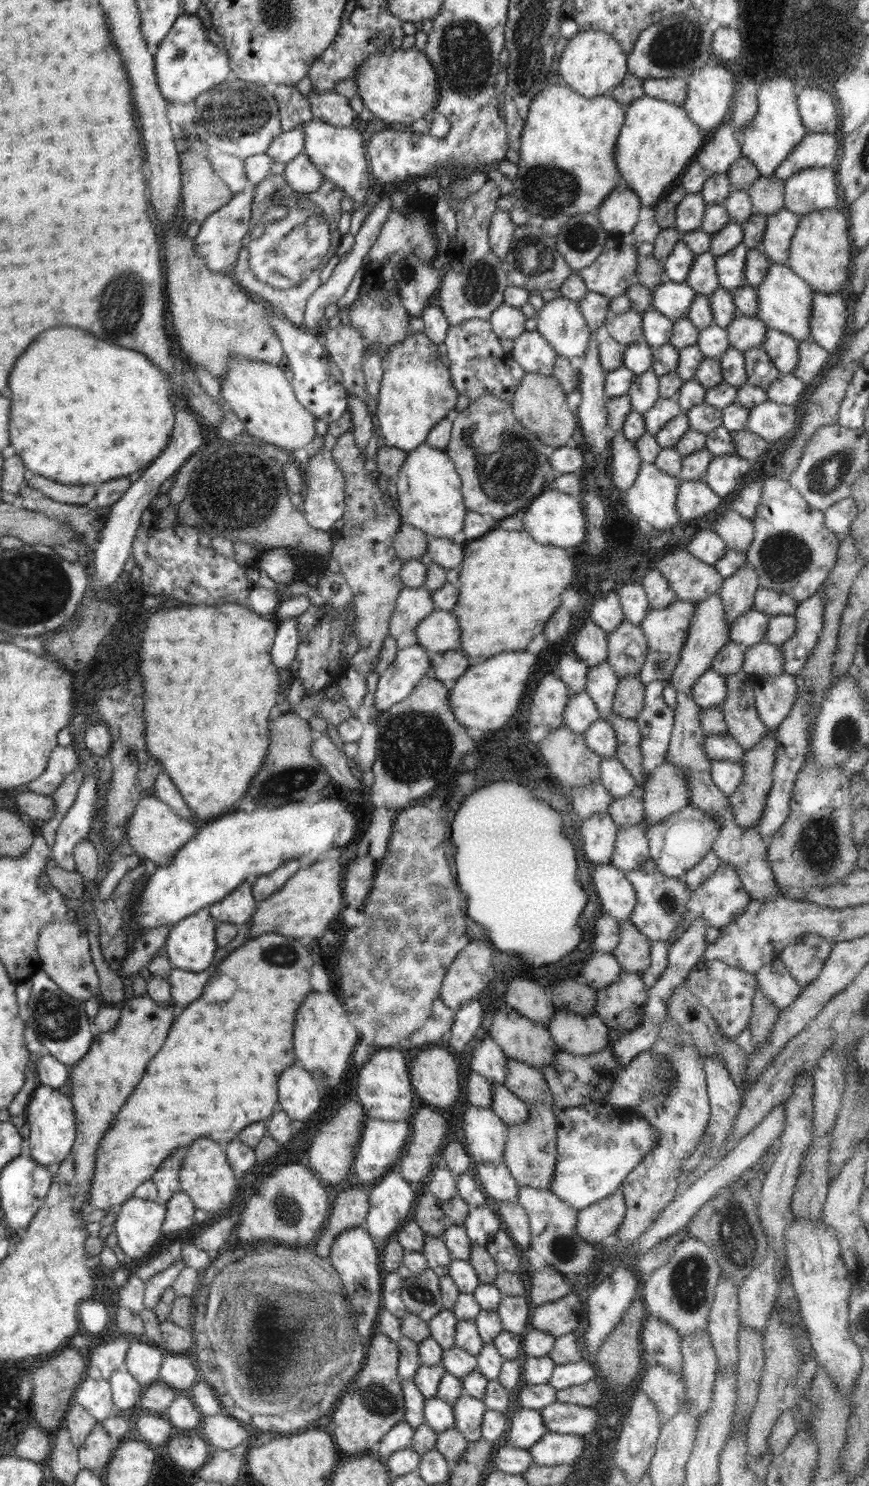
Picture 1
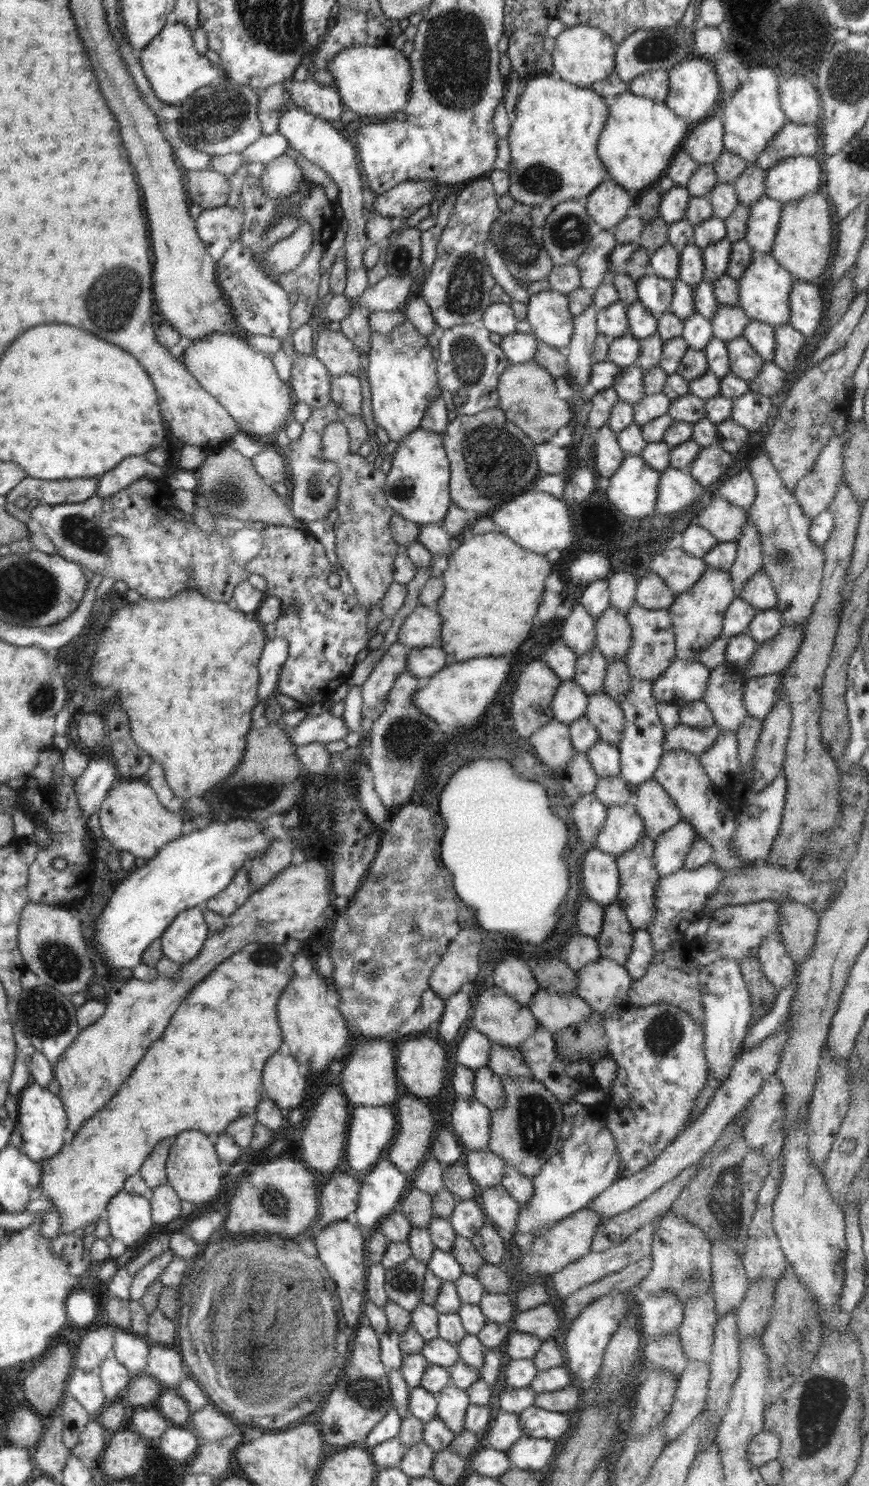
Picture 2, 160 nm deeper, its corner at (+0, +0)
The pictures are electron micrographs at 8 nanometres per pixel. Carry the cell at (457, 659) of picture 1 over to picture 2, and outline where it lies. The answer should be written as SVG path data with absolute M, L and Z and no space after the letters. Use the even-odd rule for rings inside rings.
M441 647L410 648L408 673L418 678L430 678L448 664L448 657Z

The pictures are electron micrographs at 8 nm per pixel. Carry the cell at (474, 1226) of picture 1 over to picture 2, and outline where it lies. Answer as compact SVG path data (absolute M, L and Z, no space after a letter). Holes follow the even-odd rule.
M462 1199L458 1202L448 1219L452 1223L454 1232L466 1238L472 1238L482 1228L482 1225L488 1224L482 1207L473 1199Z

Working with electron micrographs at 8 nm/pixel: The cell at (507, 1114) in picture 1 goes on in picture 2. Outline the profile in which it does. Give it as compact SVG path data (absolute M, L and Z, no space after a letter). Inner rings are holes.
M488 1067L474 1070L473 1097L487 1106L490 1111L497 1111L506 1104L502 1077L492 1072Z

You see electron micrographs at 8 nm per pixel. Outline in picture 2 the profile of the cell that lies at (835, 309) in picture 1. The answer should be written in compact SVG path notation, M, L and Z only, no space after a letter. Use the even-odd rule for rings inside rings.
M797 279L790 292L790 322L806 338L812 338L820 330L822 315L826 315L819 284Z

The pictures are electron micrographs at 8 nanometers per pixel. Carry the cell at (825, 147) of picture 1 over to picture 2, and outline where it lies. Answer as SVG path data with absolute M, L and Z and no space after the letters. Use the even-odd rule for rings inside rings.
M786 121L760 154L755 166L764 171L774 168L780 160L794 156L810 156L821 159L821 136L818 126L801 125Z

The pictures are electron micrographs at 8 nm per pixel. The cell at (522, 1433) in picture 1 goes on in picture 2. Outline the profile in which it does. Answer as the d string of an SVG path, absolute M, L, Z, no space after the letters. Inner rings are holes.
M500 1409L496 1416L490 1419L489 1429L481 1438L488 1448L508 1451L510 1445L516 1443L518 1438L524 1435L525 1432L519 1421L519 1413Z

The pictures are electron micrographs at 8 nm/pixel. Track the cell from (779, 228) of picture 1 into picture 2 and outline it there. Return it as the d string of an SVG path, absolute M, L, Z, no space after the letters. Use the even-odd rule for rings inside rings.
M762 197L749 206L750 216L746 222L745 242L754 251L771 254L782 216L782 205L772 198Z

